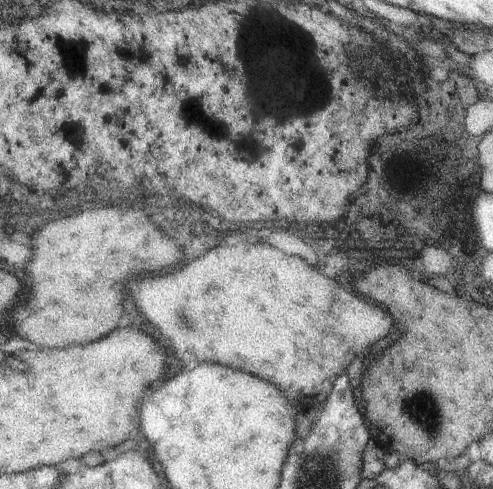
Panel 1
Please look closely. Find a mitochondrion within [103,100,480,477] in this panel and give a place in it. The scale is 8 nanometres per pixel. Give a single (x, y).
(419, 408)

